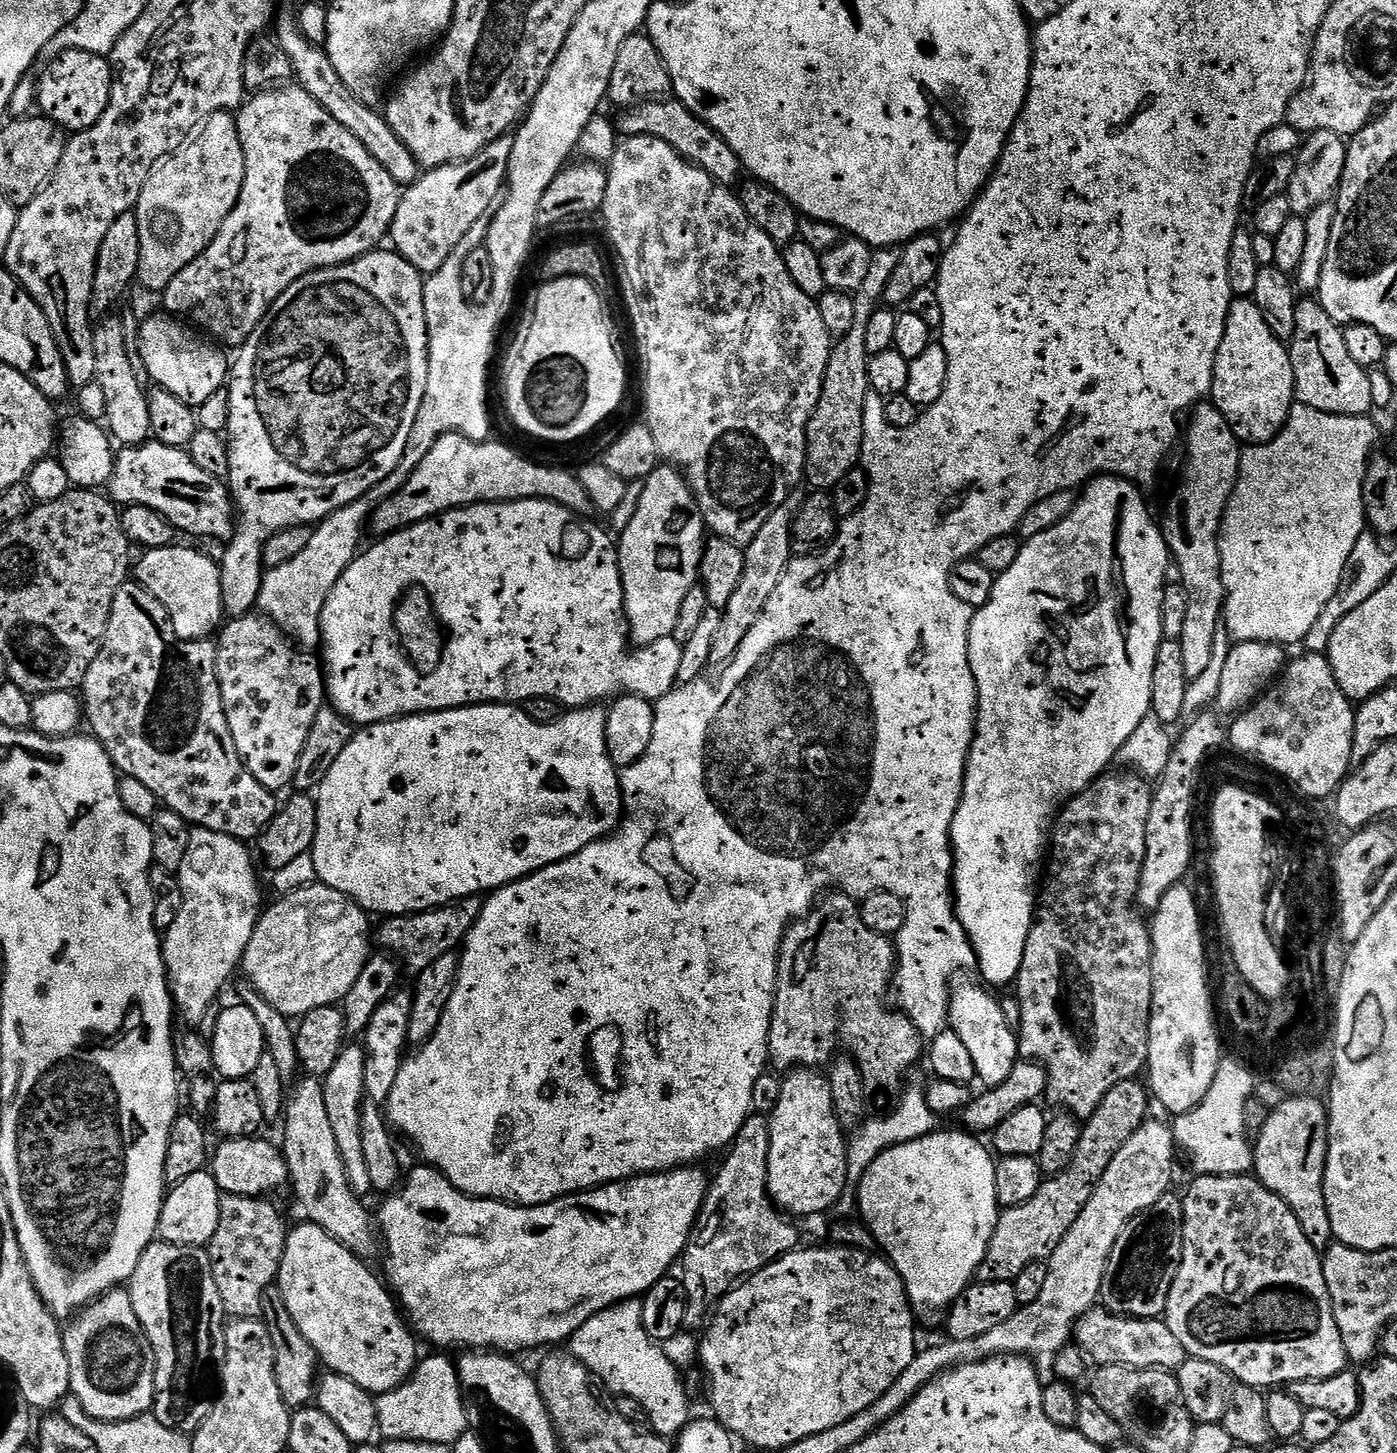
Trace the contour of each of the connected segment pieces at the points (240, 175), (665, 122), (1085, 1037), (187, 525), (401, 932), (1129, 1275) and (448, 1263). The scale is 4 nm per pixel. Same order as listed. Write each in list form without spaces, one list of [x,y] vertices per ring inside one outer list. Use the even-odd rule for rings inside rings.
[[[231,111],[213,114],[184,147],[153,168],[134,209],[142,238],[138,280],[143,287],[168,288],[182,269],[207,250],[234,210],[245,178],[246,158]]]
[[[648,102],[643,106],[637,106],[631,110],[624,110],[619,113],[618,132],[621,137],[626,136],[653,136],[662,138],[662,142],[670,142],[678,154],[697,164],[706,174],[710,174],[719,184],[735,185],[735,180],[741,179],[742,165],[740,156],[730,150],[728,143],[723,140],[716,131],[706,122],[698,117],[679,102],[664,104],[668,102]],[[740,176],[740,177],[739,177]]]
[[[1109,770],[1103,776],[1093,782],[1089,788],[1082,790],[1077,796],[1067,801],[1061,807],[1055,825],[1052,829],[1050,837],[1050,859],[1046,864],[1046,873],[1048,872],[1048,881],[1043,881],[1042,887],[1038,892],[1036,901],[1036,915],[1032,918],[1030,926],[1030,934],[1026,938],[1026,950],[1022,954],[1022,966],[1014,981],[1014,989],[1016,988],[1016,996],[1020,999],[1020,1024],[1018,1023],[1018,1039],[1020,1041],[1020,1056],[1025,1060],[1035,1060],[1048,1071],[1048,1090],[1046,1093],[1047,1099],[1052,1099],[1054,1103],[1060,1104],[1067,1111],[1071,1112],[1077,1118],[1087,1118],[1094,1114],[1094,1110],[1098,1110],[1098,1106],[1102,1102],[1102,1098],[1106,1098],[1106,1094],[1110,1094],[1110,1090],[1114,1090],[1114,1086],[1118,1086],[1118,1082],[1126,1082],[1127,1080],[1139,1077],[1145,1071],[1148,1063],[1148,1047],[1150,1046],[1150,1022],[1152,1021],[1152,991],[1154,990],[1154,978],[1152,977],[1152,930],[1149,921],[1142,915],[1141,909],[1136,903],[1136,895],[1138,894],[1138,886],[1140,885],[1140,875],[1142,874],[1142,866],[1146,858],[1146,828],[1150,822],[1150,808],[1152,806],[1152,794],[1154,791],[1153,785],[1149,783],[1145,777],[1141,776],[1135,770],[1123,770],[1124,772],[1115,772]]]
[[[155,442],[121,447],[115,453],[113,474],[106,485],[106,492],[117,505],[150,506],[150,510],[158,510],[162,518],[166,518],[175,526],[177,533],[189,532],[192,538],[205,536],[206,538],[218,538],[225,542],[232,539],[234,501],[227,483],[214,478],[214,474],[206,474],[206,470],[199,469],[185,449]]]
[[[468,896],[457,903],[445,904],[443,908],[431,908],[409,916],[390,916],[379,921],[380,929],[377,932],[375,929],[374,936],[380,939],[385,953],[399,958],[407,971],[409,968],[412,974],[419,974],[430,966],[430,962],[442,958],[442,954],[456,952],[463,945],[468,931],[474,922],[478,922],[483,905],[484,900],[480,896]]]
[[[1168,1191],[1154,1206],[1139,1212],[1118,1234],[1118,1242],[1114,1242],[1114,1250],[1108,1259],[1106,1274],[1102,1278],[1099,1303],[1117,1316],[1132,1316],[1136,1320],[1155,1320],[1163,1317],[1166,1302],[1170,1298],[1170,1286],[1176,1277],[1178,1266],[1182,1262],[1182,1246],[1184,1245],[1184,1201],[1175,1191]]]
[[[423,1166],[407,1173],[406,1179],[378,1212],[378,1232],[382,1237],[382,1248],[388,1251],[384,1260],[386,1284],[394,1293],[407,1323],[414,1329],[421,1341],[429,1340],[437,1344],[437,1349],[448,1350],[455,1344],[464,1345],[470,1350],[512,1350],[508,1348],[536,1348],[539,1344],[556,1346],[559,1340],[567,1341],[594,1314],[612,1308],[622,1300],[643,1297],[663,1276],[673,1271],[672,1263],[679,1261],[688,1247],[688,1235],[696,1226],[702,1202],[708,1193],[709,1173],[704,1173],[700,1166],[681,1166],[669,1168],[667,1172],[645,1172],[643,1176],[630,1176],[626,1180],[614,1180],[610,1184],[601,1184],[598,1188],[589,1188],[586,1192],[574,1192],[570,1196],[559,1196],[548,1204],[517,1206],[502,1200],[481,1200],[467,1196],[454,1187],[435,1167]]]

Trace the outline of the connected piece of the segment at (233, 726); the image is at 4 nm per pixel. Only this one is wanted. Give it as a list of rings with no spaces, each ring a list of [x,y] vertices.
[[[263,614],[229,619],[219,629],[219,636],[215,641],[216,673],[234,746],[238,746],[246,770],[272,793],[279,793],[279,788],[291,785],[306,734],[314,726],[314,714],[326,704],[321,661],[303,652],[308,651],[303,647],[295,648]]]

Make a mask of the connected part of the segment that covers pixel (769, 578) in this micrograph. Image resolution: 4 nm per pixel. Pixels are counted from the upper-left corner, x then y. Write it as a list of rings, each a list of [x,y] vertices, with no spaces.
[[[800,490],[790,493],[786,502],[782,502],[782,506],[778,506],[778,510],[774,510],[774,514],[766,518],[766,522],[762,522],[758,534],[754,534],[754,538],[744,548],[742,580],[738,582],[734,594],[730,594],[730,600],[719,613],[720,621],[710,650],[709,669],[722,670],[732,661],[734,654],[738,652],[738,646],[742,644],[742,638],[752,629],[766,602],[770,602],[770,594],[774,594],[778,582],[782,582],[788,563],[794,558],[792,523],[796,521],[798,510],[804,505],[804,497],[805,493]]]

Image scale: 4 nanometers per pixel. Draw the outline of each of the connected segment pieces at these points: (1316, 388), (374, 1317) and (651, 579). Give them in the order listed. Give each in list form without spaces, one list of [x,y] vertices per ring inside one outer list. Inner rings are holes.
[[[1301,299],[1296,305],[1294,334],[1287,345],[1290,366],[1294,366],[1296,400],[1319,412],[1329,412],[1339,416],[1368,416],[1373,411],[1370,398],[1370,378],[1368,372],[1362,366],[1358,366],[1358,362],[1354,362],[1354,358],[1350,358],[1350,350],[1346,350],[1344,328],[1337,324],[1334,318],[1330,318],[1330,314],[1326,314],[1319,299],[1304,299]]]
[[[303,1223],[297,1228],[295,1225],[289,1231],[278,1277],[278,1287],[286,1302],[286,1310],[290,1310],[290,1318],[294,1318],[306,1342],[314,1346],[317,1357],[323,1363],[325,1360],[331,1371],[358,1382],[362,1390],[373,1394],[394,1390],[407,1382],[416,1370],[418,1340],[413,1329],[406,1323],[385,1281],[379,1275],[376,1277],[364,1265],[367,1263],[361,1257],[353,1254],[346,1245],[337,1242],[329,1232],[322,1230],[318,1225]]]
[[[658,466],[644,481],[642,498],[630,526],[619,533],[618,551],[620,553],[620,577],[624,591],[624,619],[630,629],[633,645],[645,646],[660,638],[672,635],[677,625],[678,610],[682,610],[682,598],[697,587],[700,580],[700,565],[704,562],[706,543],[704,514],[696,497],[692,495],[692,485],[688,483],[683,471],[675,466]]]

